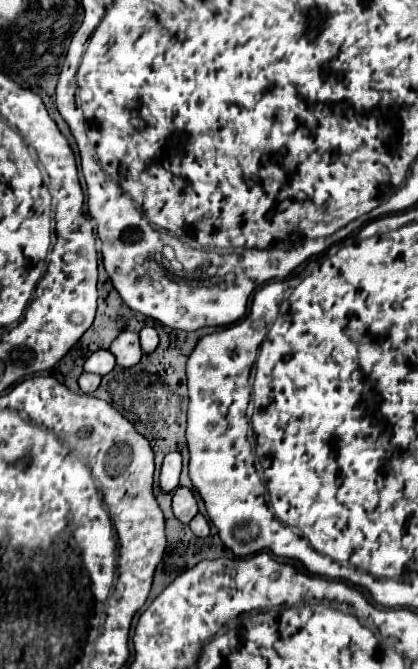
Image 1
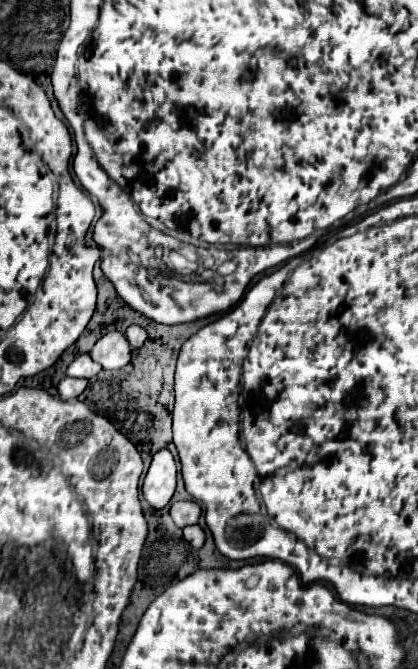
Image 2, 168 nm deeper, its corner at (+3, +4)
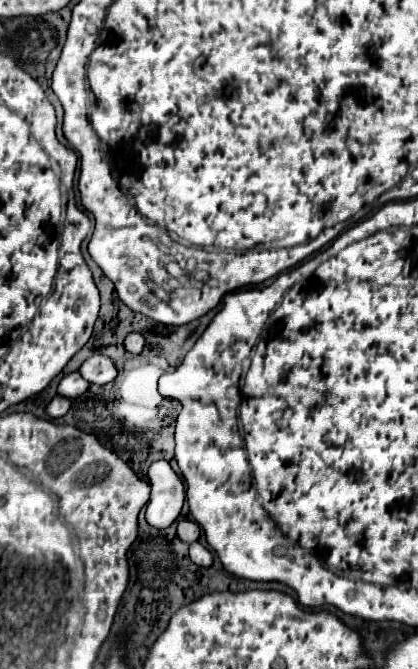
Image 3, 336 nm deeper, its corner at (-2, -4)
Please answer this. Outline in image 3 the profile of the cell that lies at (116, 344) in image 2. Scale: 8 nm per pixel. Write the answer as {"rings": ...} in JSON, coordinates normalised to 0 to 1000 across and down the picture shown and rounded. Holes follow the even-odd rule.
{"rings":[[[227,529],[227,532],[208,535],[208,538],[194,544],[189,559],[194,559],[213,574],[246,577],[246,574],[261,574],[266,568],[275,568],[280,550],[275,550],[270,538],[261,538],[256,532]]]}

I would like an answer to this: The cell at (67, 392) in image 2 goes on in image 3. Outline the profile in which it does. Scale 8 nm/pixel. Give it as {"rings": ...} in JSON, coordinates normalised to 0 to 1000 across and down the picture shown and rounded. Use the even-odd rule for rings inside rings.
{"rings":[[[132,592],[112,607],[108,607],[108,616],[117,625],[146,625],[170,607],[170,598],[165,595],[151,595],[151,592]]]}

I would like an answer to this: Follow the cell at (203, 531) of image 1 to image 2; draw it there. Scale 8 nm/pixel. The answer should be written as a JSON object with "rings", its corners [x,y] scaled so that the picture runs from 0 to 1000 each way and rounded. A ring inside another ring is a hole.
{"rings":[[[459,783],[440,789],[440,804],[445,810],[455,810],[464,819],[483,819],[488,813],[488,792],[478,789],[478,783]]]}

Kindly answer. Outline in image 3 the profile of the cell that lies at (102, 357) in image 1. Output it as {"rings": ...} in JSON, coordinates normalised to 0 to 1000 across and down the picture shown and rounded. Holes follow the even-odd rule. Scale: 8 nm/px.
{"rings":[[[170,556],[170,559],[160,559],[160,562],[141,571],[136,589],[141,589],[141,592],[156,592],[156,595],[184,595],[184,592],[194,592],[208,580],[213,580],[213,571],[199,568],[189,556]]]}

